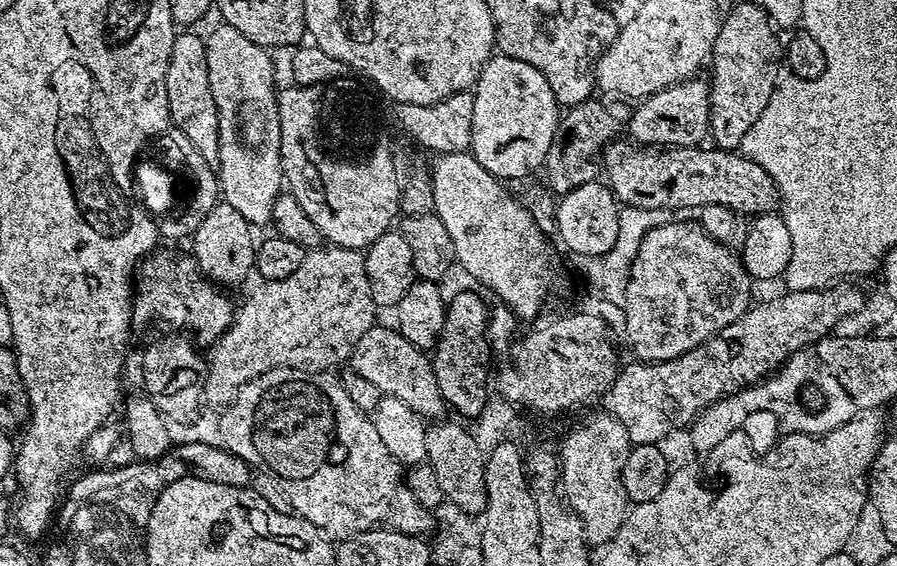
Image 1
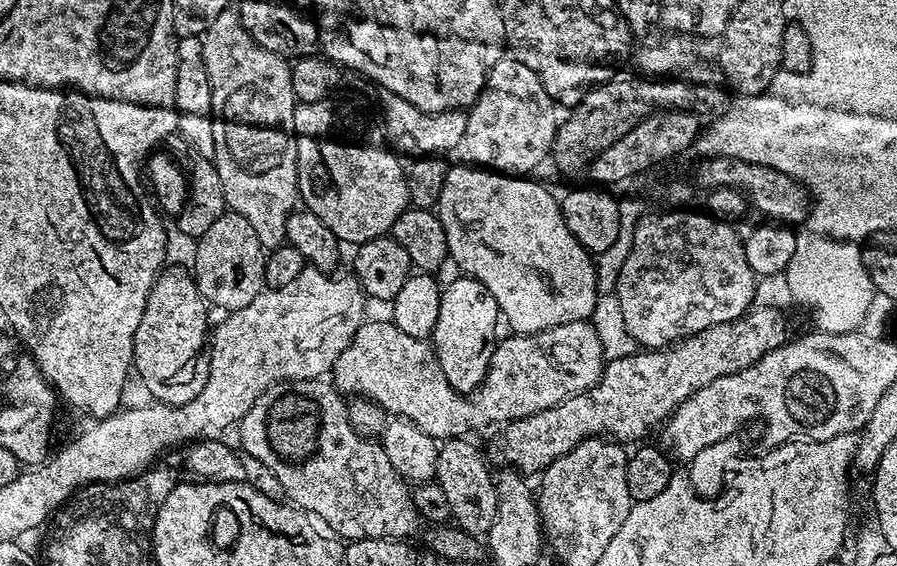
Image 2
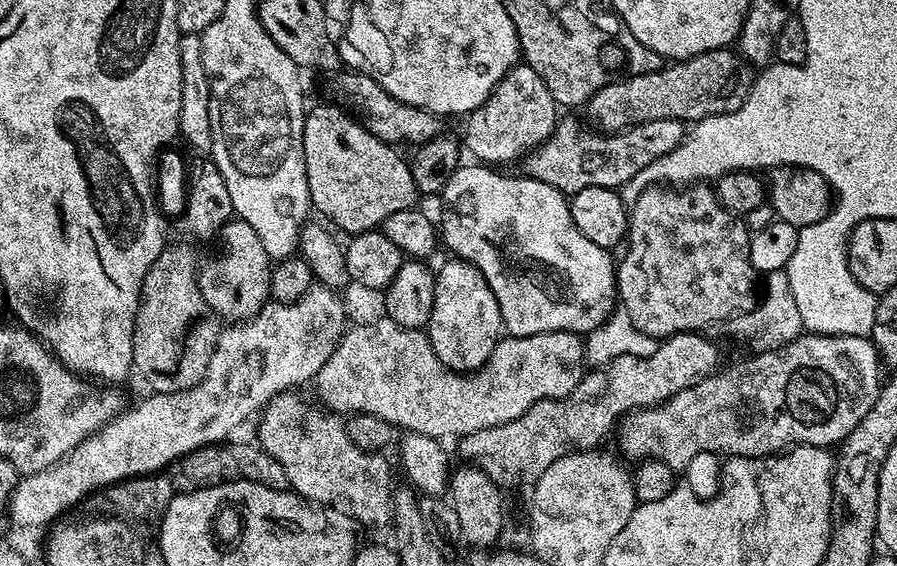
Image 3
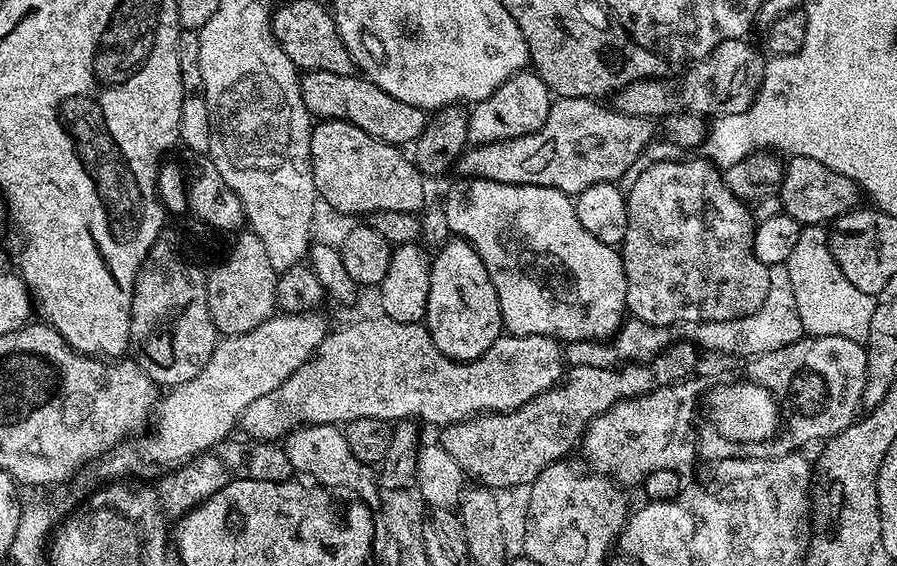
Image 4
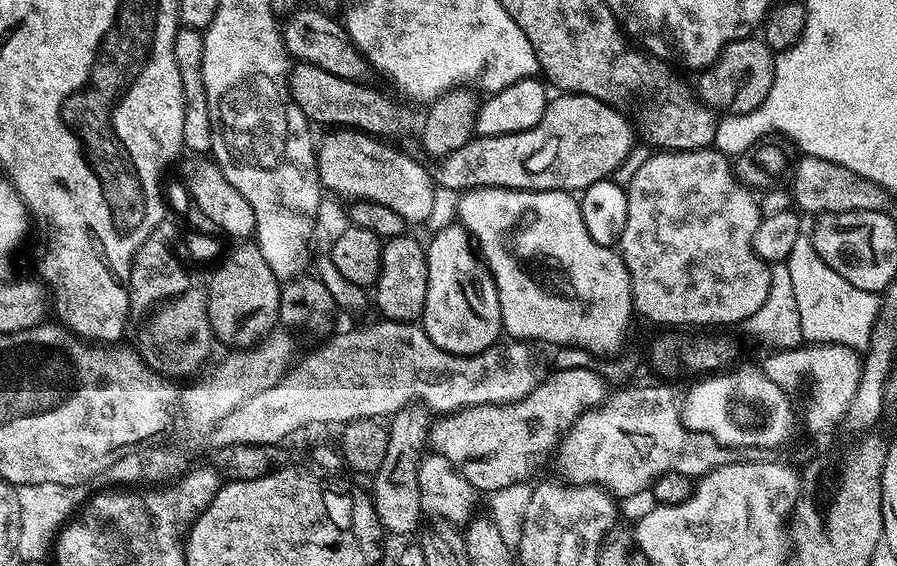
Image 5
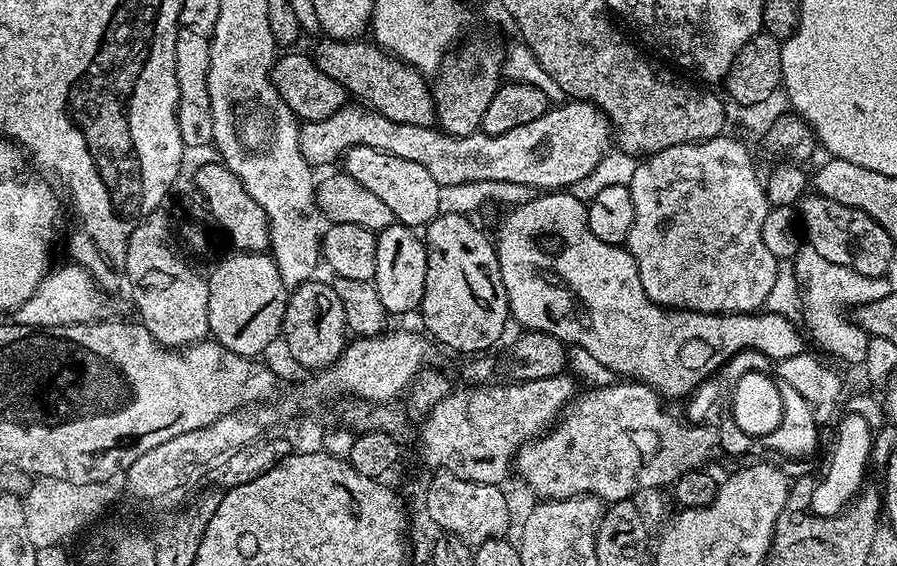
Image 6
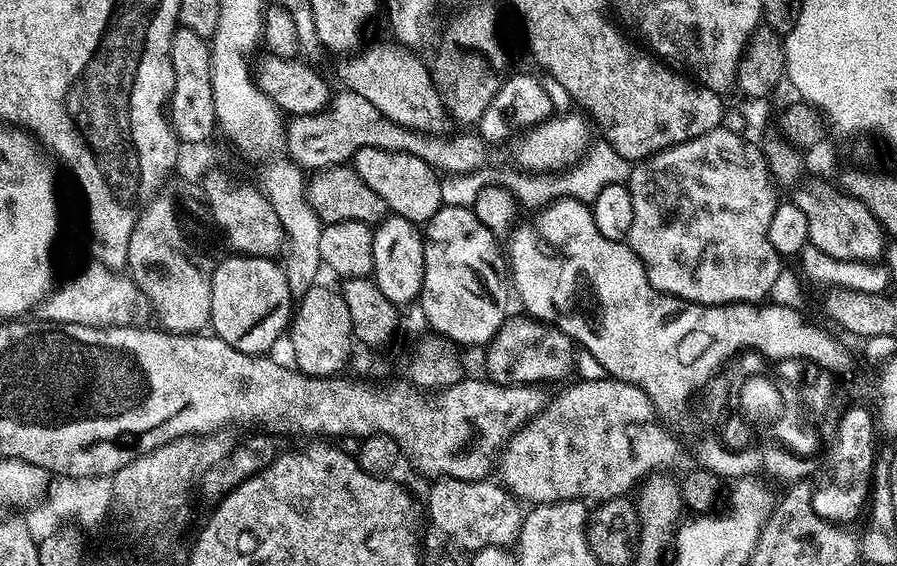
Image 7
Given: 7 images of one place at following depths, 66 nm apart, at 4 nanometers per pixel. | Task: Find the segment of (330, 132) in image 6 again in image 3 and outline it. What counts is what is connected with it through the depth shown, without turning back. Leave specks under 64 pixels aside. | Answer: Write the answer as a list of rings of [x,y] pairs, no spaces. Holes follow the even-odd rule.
[[[561,119],[544,143],[523,157],[523,171],[531,179],[546,182],[565,194],[575,194],[590,186],[619,190],[634,178],[634,174],[638,174],[638,170],[670,154],[670,150],[677,148],[686,135],[683,120],[655,120],[611,134],[588,128],[583,128],[576,120]]]

